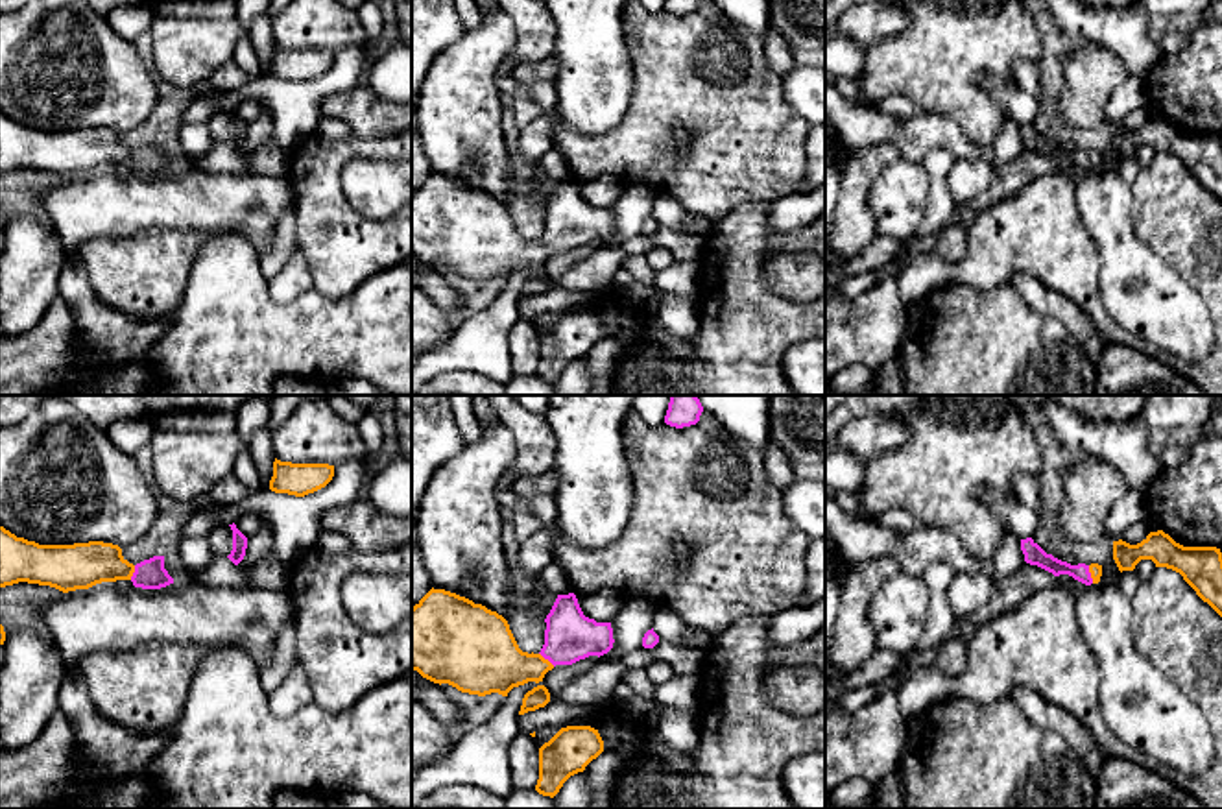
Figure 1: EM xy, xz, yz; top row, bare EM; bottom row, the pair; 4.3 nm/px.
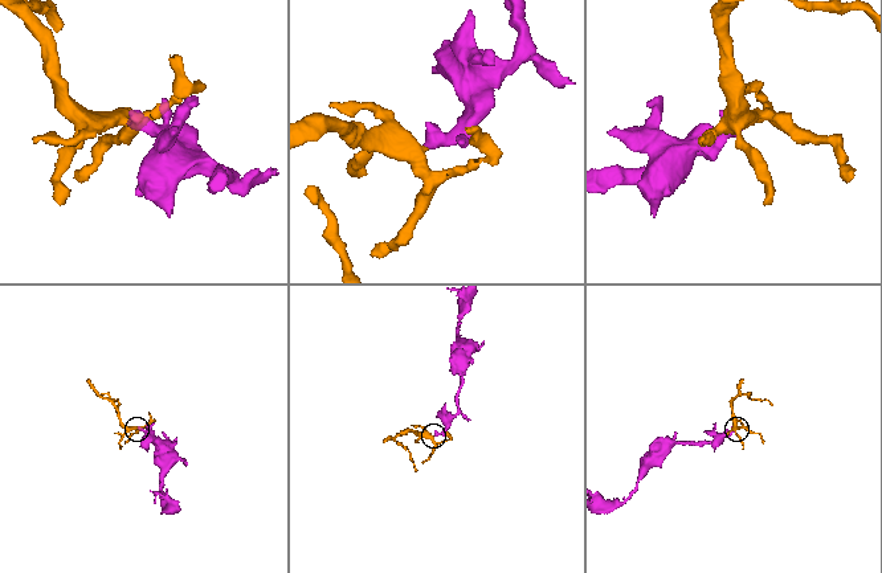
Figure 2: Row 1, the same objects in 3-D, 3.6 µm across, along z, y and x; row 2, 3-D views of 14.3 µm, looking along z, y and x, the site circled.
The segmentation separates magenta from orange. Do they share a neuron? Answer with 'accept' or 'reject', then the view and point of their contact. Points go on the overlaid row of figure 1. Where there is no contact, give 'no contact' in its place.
accept | yz (1090, 575)

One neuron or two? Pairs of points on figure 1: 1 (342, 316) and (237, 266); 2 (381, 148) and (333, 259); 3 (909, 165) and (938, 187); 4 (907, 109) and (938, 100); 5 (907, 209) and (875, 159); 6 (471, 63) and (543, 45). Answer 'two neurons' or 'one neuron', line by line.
1: one neuron
2: one neuron
3: two neurons
4: two neurons
5: two neurons
6: two neurons

